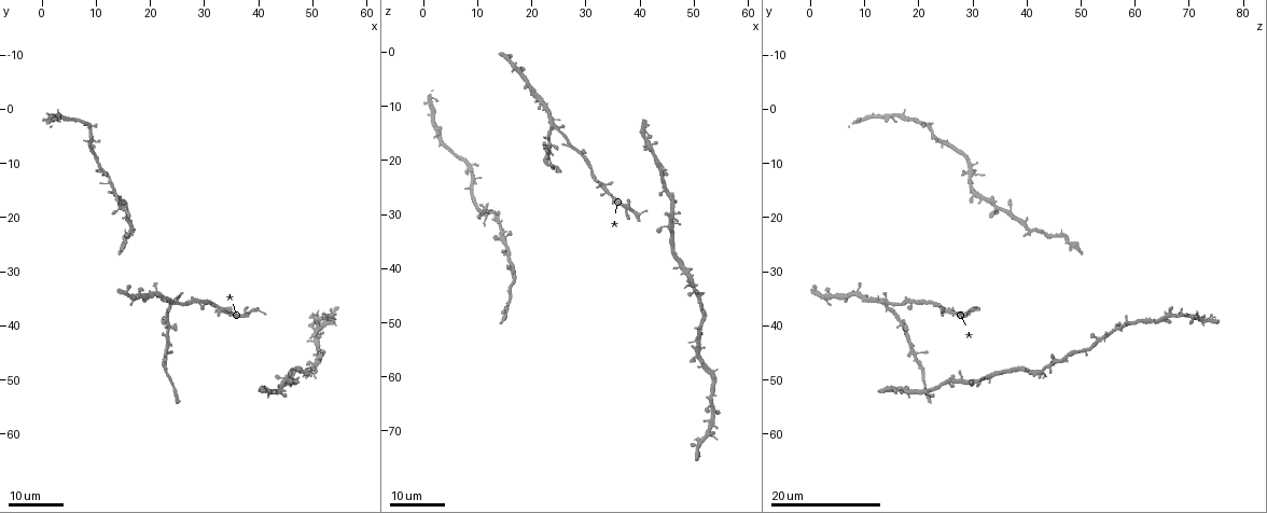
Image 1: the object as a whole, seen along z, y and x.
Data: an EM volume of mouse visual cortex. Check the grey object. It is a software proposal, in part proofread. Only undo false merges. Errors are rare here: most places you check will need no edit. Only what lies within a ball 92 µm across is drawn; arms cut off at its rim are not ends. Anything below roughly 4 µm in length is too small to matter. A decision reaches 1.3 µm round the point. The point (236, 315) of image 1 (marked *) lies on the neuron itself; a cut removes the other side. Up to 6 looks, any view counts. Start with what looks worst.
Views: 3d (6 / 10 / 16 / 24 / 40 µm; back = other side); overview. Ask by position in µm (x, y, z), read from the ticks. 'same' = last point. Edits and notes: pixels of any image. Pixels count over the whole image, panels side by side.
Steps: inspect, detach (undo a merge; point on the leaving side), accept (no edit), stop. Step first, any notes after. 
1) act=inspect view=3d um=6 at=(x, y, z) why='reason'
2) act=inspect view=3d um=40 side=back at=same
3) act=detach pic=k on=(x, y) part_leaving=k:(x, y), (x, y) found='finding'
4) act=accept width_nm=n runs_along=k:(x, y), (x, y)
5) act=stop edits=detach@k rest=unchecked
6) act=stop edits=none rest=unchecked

act=inspect view=3d um=24 at=(23.5, 36.0, 14.0)

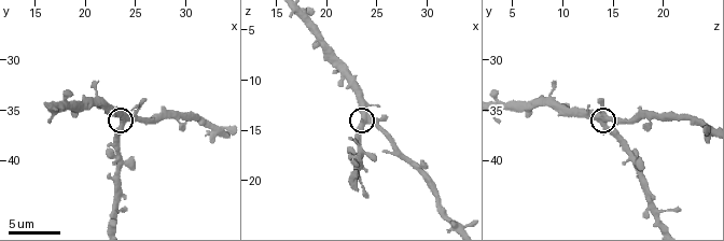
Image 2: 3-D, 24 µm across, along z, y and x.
act=inspect view=3d um=10 at=(23.6, 36.4, 14.0)

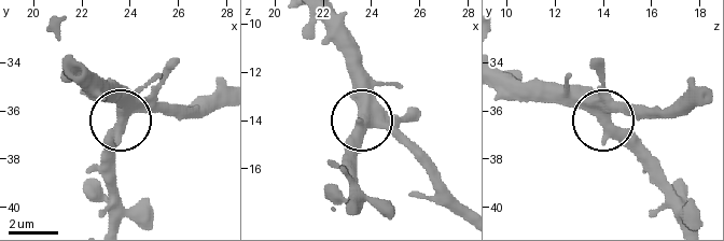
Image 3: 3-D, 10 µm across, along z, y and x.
act=accept runs_along=3:(697, 103), (611, 110), (599, 119), (557, 85) found='all the same neuron'

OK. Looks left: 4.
act=inspect view=3d um=16 at=(14.5, 18.5, 35.0) why='four-way junction'

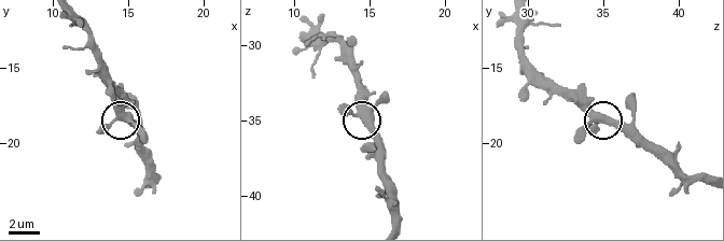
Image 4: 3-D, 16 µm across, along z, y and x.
act=inspect view=3d um=6 at=(14.6, 18.2, 35.0)

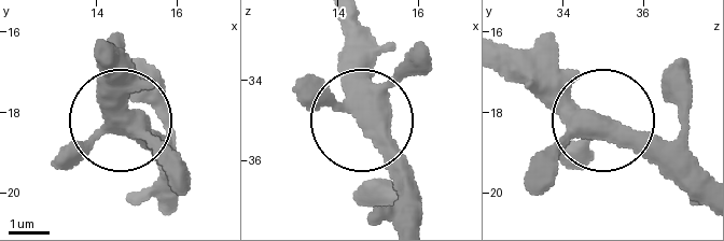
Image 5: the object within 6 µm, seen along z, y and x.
act=inspect view=3d um=6 side=back at=(14.75, 18.35, 35.00)

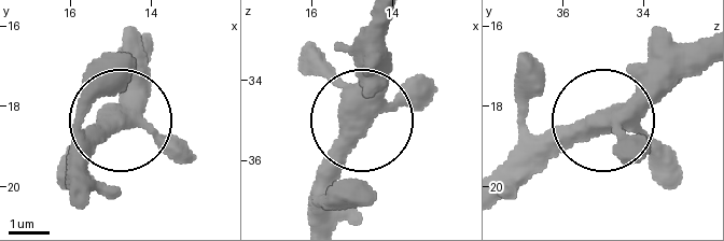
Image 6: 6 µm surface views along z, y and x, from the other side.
act=accept arms=4 found='all the same neuron'

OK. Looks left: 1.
act=stop edits=none rest=unchecked

